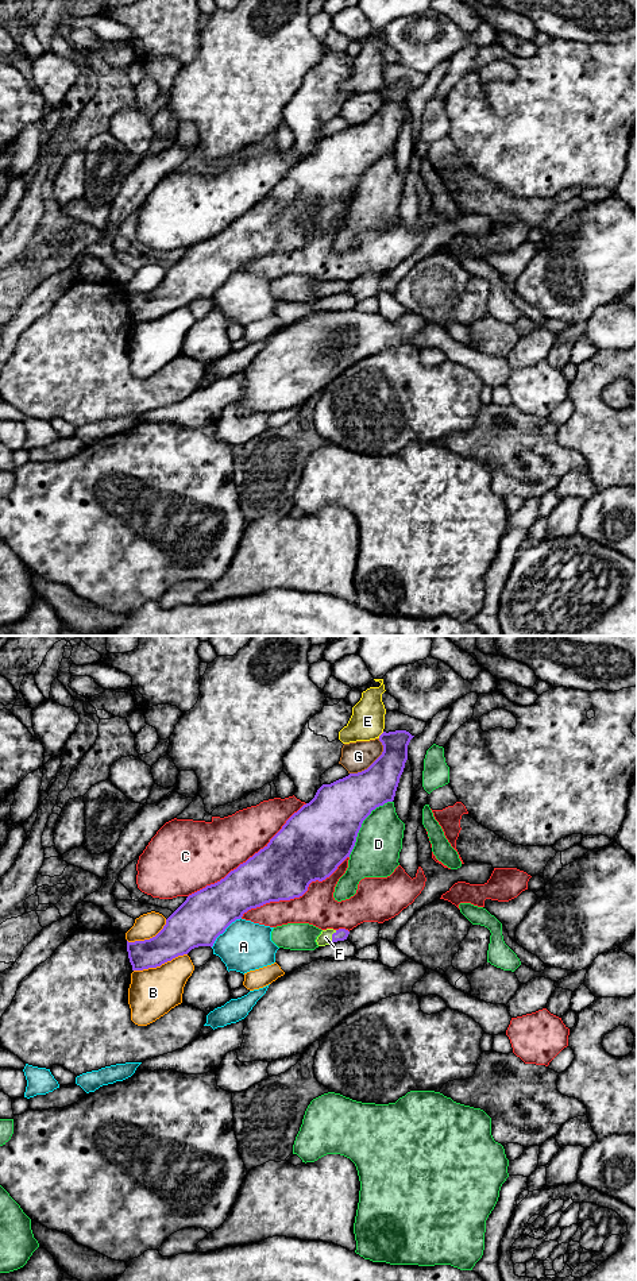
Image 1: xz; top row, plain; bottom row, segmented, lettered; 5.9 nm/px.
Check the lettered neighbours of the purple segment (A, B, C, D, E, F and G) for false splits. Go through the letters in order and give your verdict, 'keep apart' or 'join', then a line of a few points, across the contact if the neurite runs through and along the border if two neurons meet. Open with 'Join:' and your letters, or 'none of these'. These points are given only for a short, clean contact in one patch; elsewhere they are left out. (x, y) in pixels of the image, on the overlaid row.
Join: F
A: keep apart
B: keep apart
C: keep apart
D: keep apart
E: keep apart
F: join
G: keep apart

